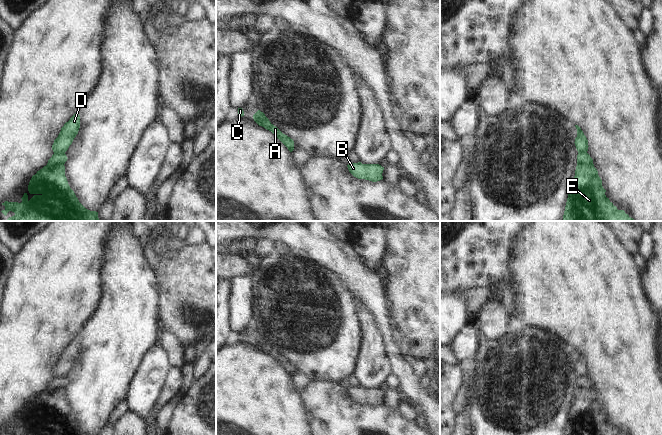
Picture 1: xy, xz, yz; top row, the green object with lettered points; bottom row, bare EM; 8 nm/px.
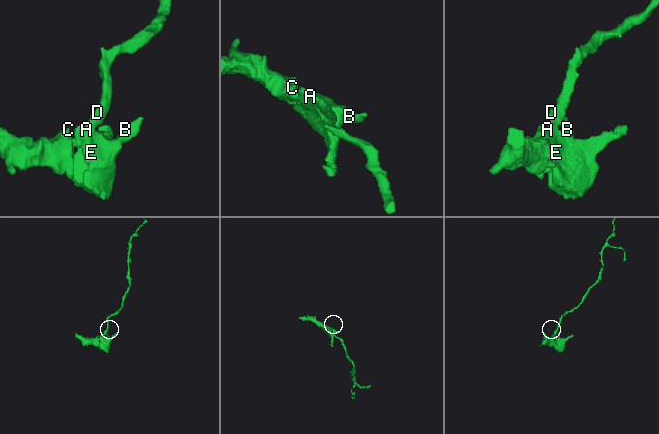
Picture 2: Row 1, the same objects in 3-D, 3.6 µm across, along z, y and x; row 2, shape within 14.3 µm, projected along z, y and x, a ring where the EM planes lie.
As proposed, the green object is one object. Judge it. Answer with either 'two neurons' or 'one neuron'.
two neurons

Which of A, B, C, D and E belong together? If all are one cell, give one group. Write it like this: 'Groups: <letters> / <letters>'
Groups: A B C E / D.

